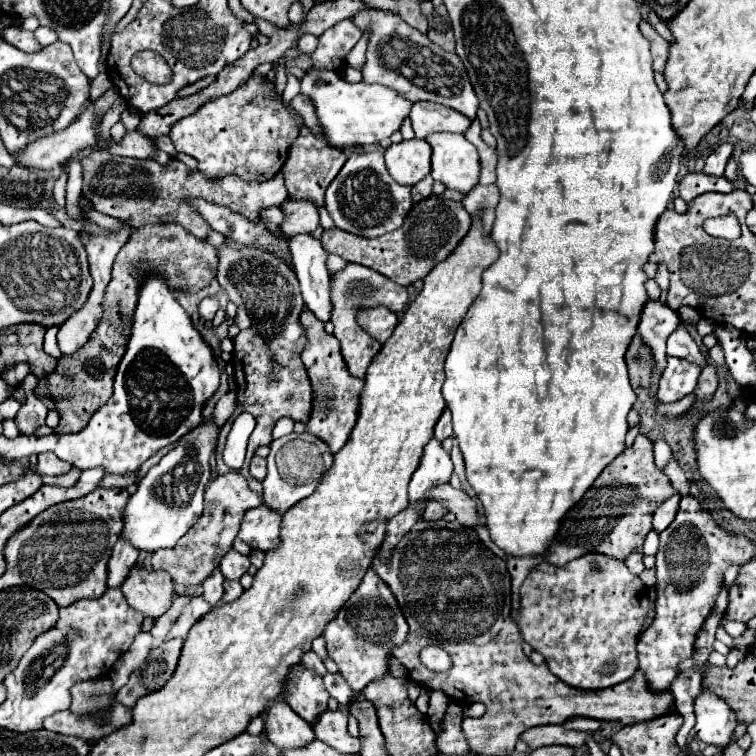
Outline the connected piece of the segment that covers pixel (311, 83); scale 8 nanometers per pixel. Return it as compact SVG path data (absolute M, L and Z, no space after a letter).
M312 68L306 70L306 74L300 78L300 94L310 98L316 110L316 118L322 130L324 140L338 150L344 150L346 146L364 146L364 144L376 144L384 138L388 138L392 132L396 132L402 124L402 120L408 116L412 102L404 100L394 92L392 88L386 88L382 84L350 84L342 80L334 70L324 68Z

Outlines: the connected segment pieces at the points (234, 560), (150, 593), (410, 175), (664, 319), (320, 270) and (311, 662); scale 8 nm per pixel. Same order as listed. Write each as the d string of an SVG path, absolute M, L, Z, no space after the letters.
M230 548L230 552L224 554L224 560L220 560L220 570L228 580L238 580L248 570L248 566L250 566L248 556L236 552L234 548Z
M136 562L120 586L126 602L148 618L162 616L172 604L172 578L160 570L148 570L144 564Z
M402 140L384 152L386 168L398 184L414 186L430 172L430 148L426 140Z
M648 300L642 306L638 332L656 356L656 374L652 382L658 382L662 370L666 368L666 338L676 330L678 324L678 314L668 304L660 300Z
M296 234L288 240L288 248L294 262L294 272L300 280L302 298L310 312L318 316L318 320L328 322L332 312L330 302L330 272L326 268L324 246L312 234Z
M312 650L304 652L304 656L302 656L302 664L304 664L304 666L308 666L308 668L310 668L312 672L316 672L318 676L324 676L324 672L326 672L326 668L324 668L322 660L320 660Z

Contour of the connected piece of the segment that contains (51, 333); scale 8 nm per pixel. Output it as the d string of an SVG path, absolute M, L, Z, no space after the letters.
M52 326L52 328L48 328L48 332L46 332L46 340L44 340L44 350L46 350L48 354L52 354L54 358L60 358L60 356L62 356L60 350L58 350L58 346L56 346L56 334L58 334L58 330L60 330L60 326Z

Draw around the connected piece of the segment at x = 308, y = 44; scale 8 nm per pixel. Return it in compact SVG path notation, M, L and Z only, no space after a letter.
M304 34L300 40L298 40L298 50L300 52L314 52L318 46L318 38L314 34Z

